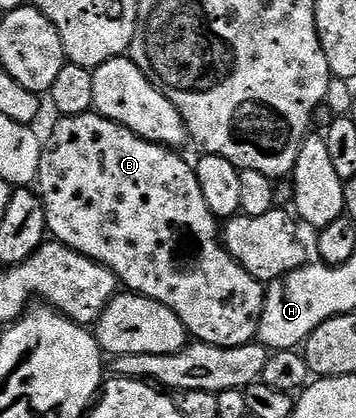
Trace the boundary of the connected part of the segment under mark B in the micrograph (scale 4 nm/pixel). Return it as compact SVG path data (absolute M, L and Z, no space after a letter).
M84 114L80 116L66 116L58 119L49 140L44 141L39 162L39 174L36 183L41 184L39 195L45 206L46 226L50 237L58 244L66 244L73 251L89 257L91 260L104 264L128 291L136 292L138 296L150 296L160 304L166 304L177 317L185 323L186 329L193 332L202 344L215 344L219 348L238 348L244 344L254 343L257 335L257 323L261 320L261 311L265 305L266 285L256 280L251 273L245 271L228 252L225 251L219 239L219 224L216 217L205 202L204 193L197 180L196 171L176 151L159 144L150 144L142 140L134 132L121 127L113 120L106 120L104 116Z

